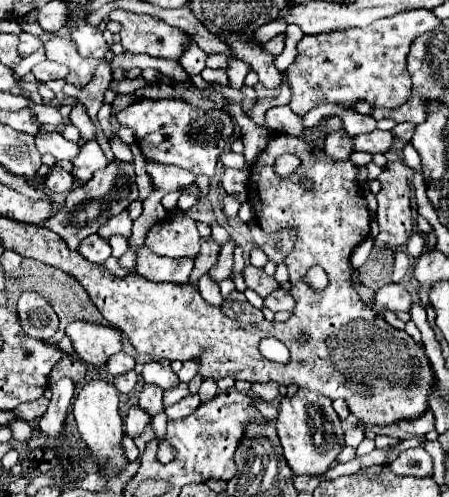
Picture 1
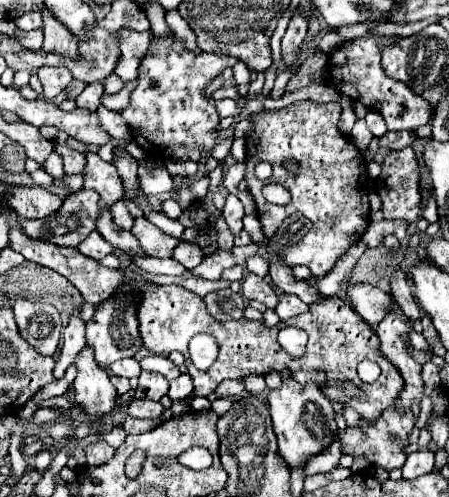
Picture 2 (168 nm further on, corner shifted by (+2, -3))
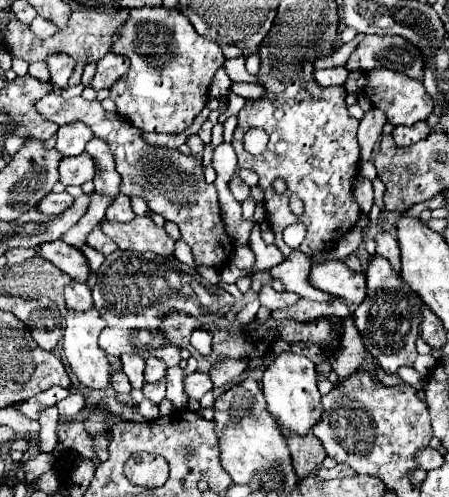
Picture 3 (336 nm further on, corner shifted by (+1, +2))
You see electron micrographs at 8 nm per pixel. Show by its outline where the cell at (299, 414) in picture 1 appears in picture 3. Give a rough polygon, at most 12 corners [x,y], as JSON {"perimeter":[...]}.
{"perimeter":[[281,353],[265,369],[267,411],[281,433],[321,419],[315,363]]}

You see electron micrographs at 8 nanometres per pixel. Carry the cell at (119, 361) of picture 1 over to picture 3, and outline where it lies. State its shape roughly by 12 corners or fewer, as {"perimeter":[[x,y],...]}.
{"perimeter":[[123,353],[121,365],[133,389],[143,387],[143,357]]}

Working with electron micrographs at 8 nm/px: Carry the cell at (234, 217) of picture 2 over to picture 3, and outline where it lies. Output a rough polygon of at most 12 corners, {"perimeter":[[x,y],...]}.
{"perimeter":[[239,177],[231,179],[229,189],[239,203],[249,197],[247,187]]}

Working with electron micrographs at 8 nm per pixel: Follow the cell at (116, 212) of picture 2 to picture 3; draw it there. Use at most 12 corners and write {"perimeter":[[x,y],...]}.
{"perimeter":[[127,195],[117,197],[107,209],[109,223],[129,223],[135,213]]}

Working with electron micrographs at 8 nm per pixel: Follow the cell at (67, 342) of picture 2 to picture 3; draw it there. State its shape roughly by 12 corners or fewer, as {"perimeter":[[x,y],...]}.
{"perimeter":[[71,281],[65,301],[71,311],[93,309],[87,283]]}

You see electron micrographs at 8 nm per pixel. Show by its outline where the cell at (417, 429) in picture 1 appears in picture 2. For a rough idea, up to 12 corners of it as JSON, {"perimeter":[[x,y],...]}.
{"perimeter":[[398,304],[372,326],[380,352],[400,370],[396,410],[422,398],[422,366],[412,358],[412,320]]}

